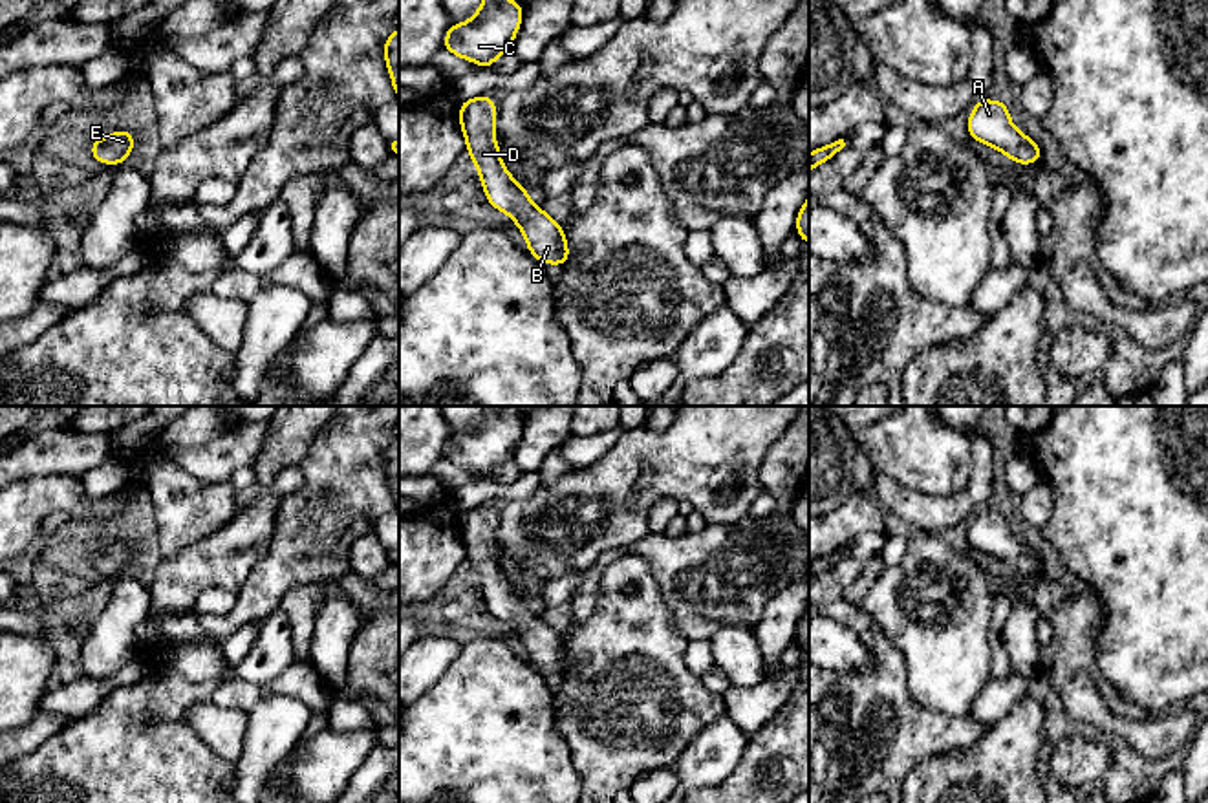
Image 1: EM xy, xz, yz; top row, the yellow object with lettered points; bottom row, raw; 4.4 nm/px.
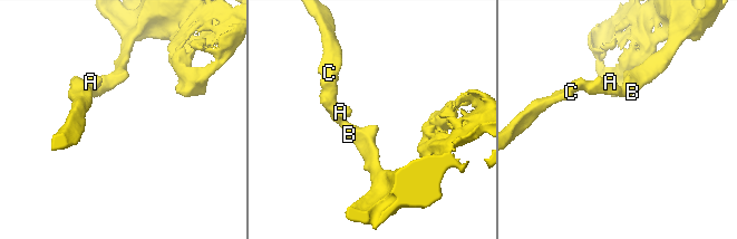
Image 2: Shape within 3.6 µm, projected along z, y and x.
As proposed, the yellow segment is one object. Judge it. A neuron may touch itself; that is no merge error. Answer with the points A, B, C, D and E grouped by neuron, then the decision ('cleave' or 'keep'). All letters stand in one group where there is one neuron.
groups A B C D E; keep

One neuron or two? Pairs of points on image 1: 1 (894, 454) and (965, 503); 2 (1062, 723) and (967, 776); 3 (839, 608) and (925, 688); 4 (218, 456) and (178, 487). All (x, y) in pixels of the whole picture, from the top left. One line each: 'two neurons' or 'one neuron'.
1: two neurons
2: two neurons
3: two neurons
4: two neurons

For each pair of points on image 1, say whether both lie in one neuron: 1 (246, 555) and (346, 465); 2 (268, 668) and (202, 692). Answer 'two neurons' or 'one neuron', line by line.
1: two neurons
2: two neurons

